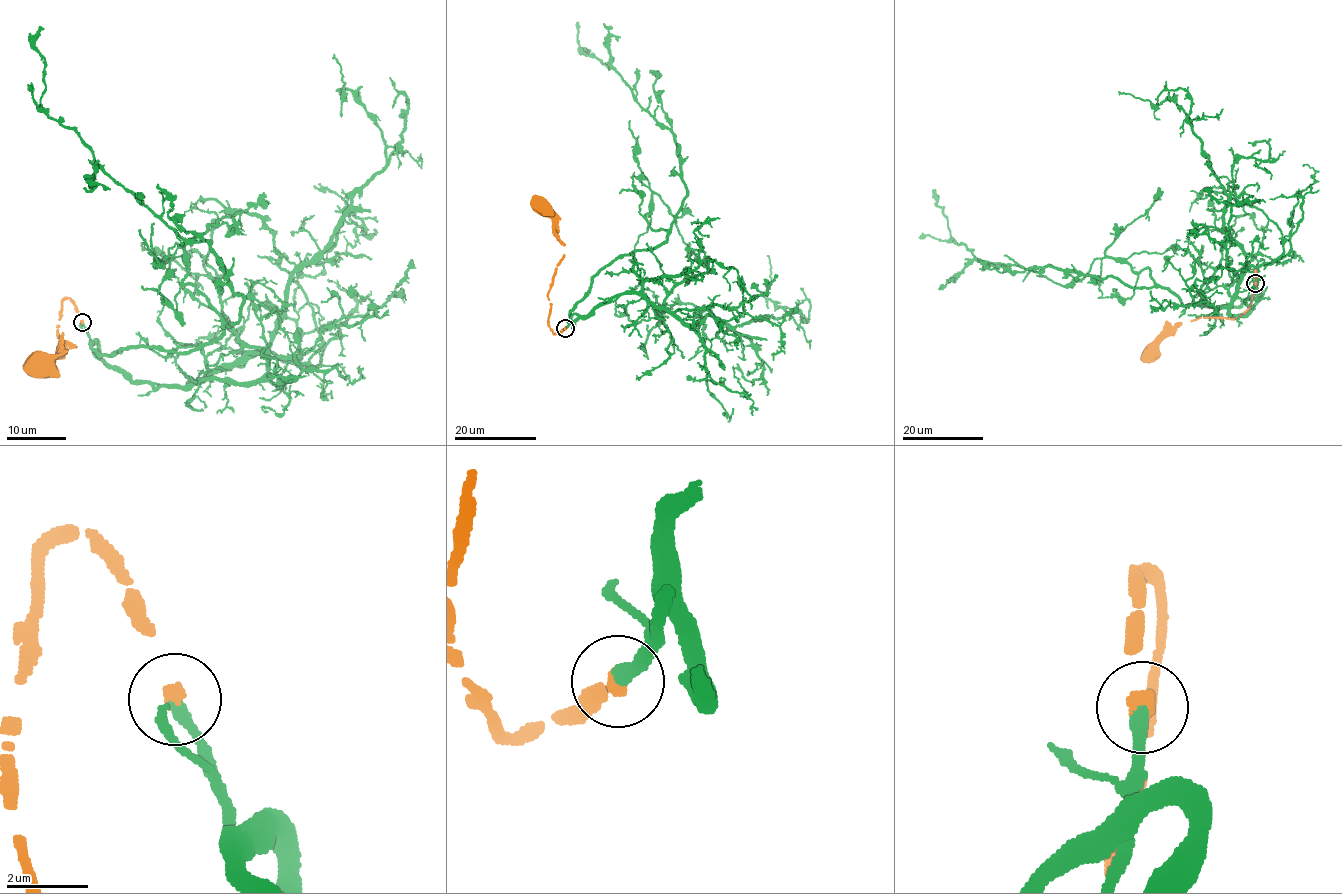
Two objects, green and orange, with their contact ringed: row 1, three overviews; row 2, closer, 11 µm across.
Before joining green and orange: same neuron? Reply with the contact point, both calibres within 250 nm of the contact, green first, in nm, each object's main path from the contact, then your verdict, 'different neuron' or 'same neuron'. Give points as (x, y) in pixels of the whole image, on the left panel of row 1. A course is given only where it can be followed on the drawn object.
at (82, 322); 320 nm thick on the green side, 320 nm on the other; green runs (82, 322), (102, 354), (200, 349), (243, 302), (206, 242), (167, 226), (53, 120), (40, 102), (40, 26); orange runs (82, 322), (76, 305), (64, 299), (59, 358), (66, 342), (75, 347), (57, 349), (39, 364); same neuron

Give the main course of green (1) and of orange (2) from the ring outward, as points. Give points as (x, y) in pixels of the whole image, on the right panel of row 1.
1: (1255, 283), (1237, 306), (1183, 305), (1166, 287), (983, 263), (950, 235), (934, 189)
2: (1255, 283), (1254, 270), (1255, 292), (1250, 308), (1241, 315), (1180, 322), (1158, 339), (1150, 352)

